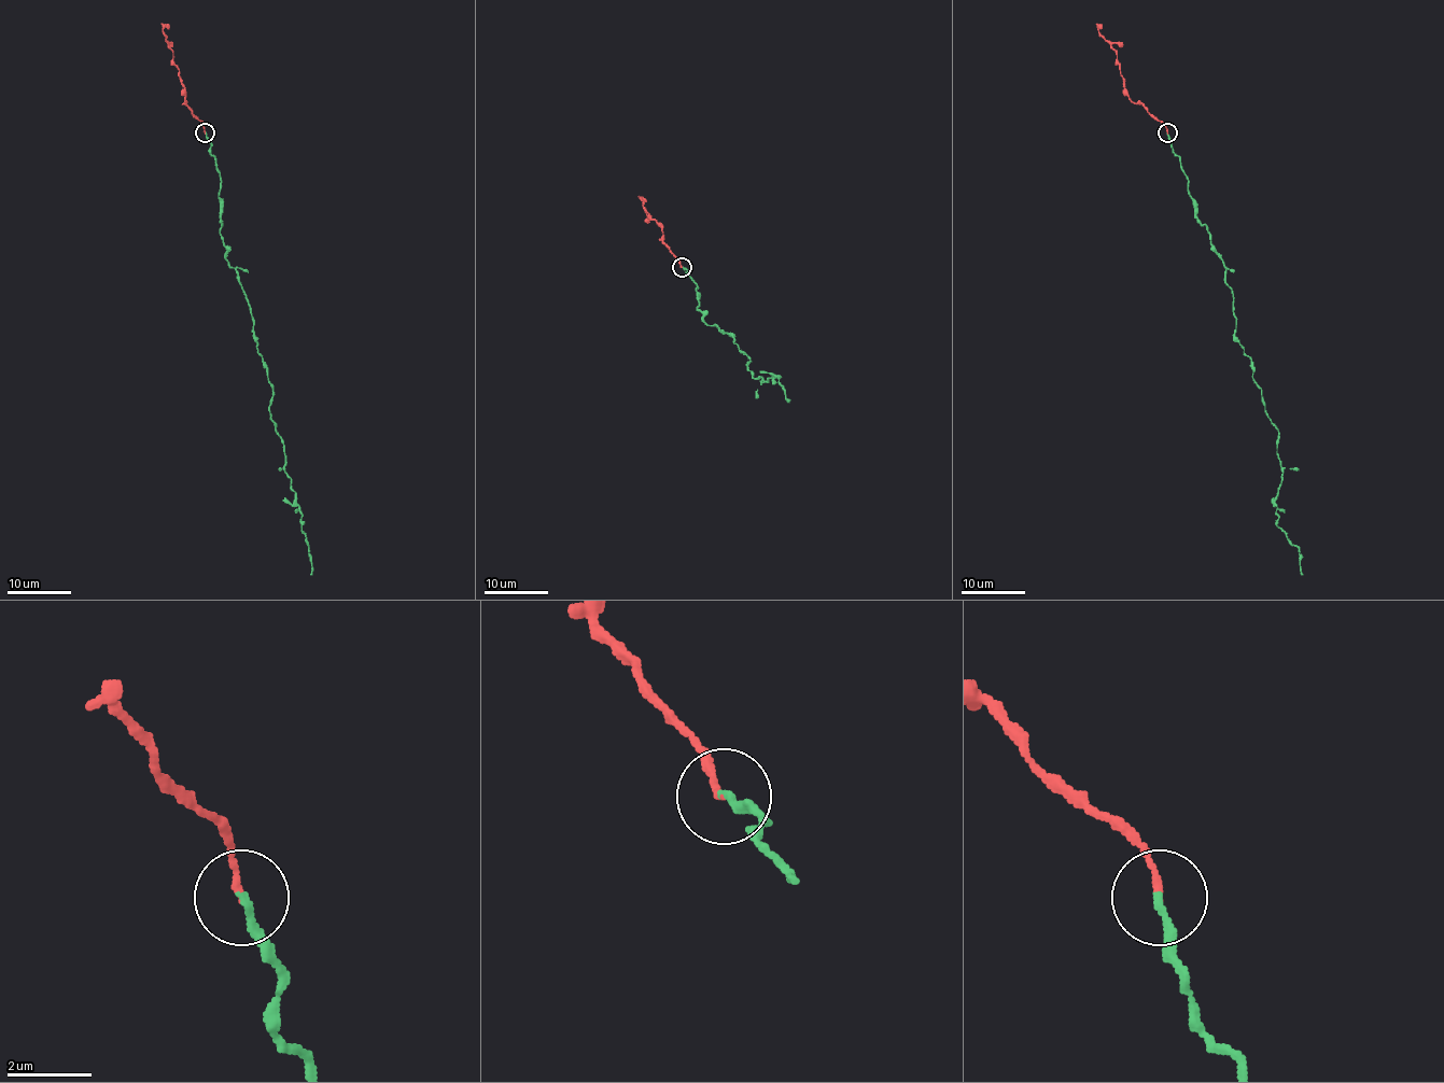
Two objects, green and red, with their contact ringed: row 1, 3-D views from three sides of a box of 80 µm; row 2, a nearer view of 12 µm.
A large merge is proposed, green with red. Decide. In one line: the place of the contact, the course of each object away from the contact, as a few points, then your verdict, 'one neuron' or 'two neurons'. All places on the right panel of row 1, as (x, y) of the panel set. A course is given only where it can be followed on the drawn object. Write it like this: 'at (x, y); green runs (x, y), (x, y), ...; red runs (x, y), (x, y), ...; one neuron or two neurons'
at (1167, 132); green runs (1167, 132), (1195, 217), (1225, 270), (1235, 338), (1278, 431), (1276, 524), (1299, 549), (1300, 575); red runs (1167, 132), (1164, 124), (1129, 97), (1117, 52), (1098, 30), (1102, 25); one neuron

